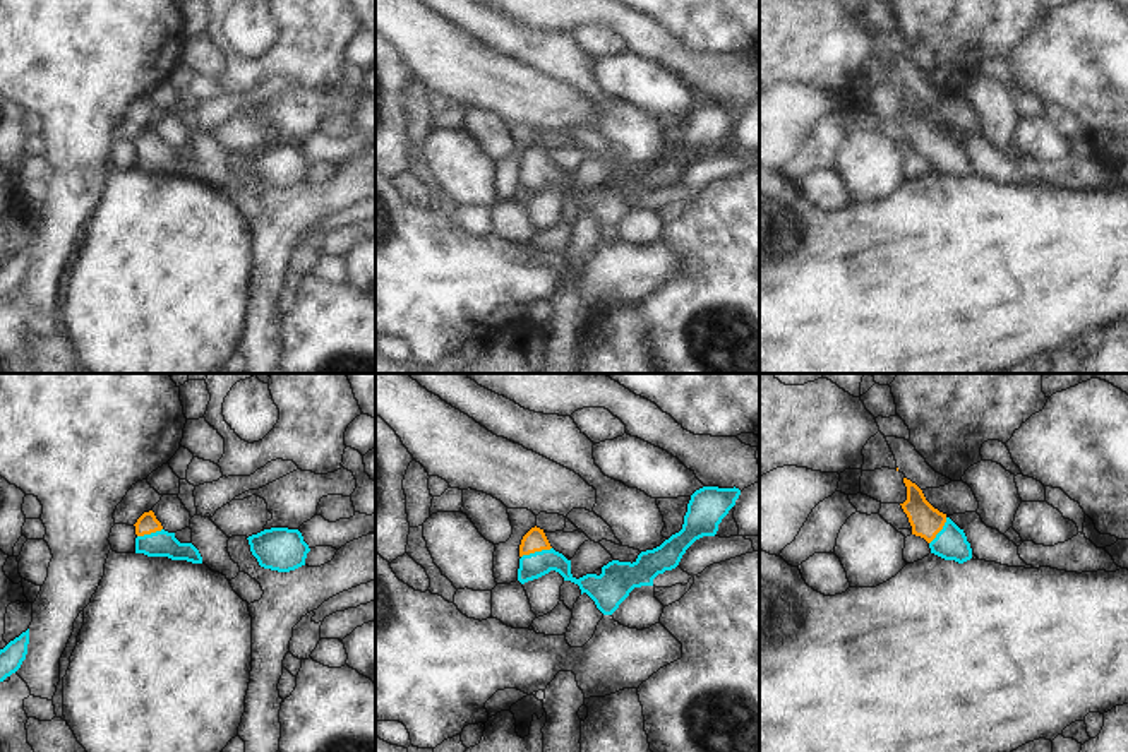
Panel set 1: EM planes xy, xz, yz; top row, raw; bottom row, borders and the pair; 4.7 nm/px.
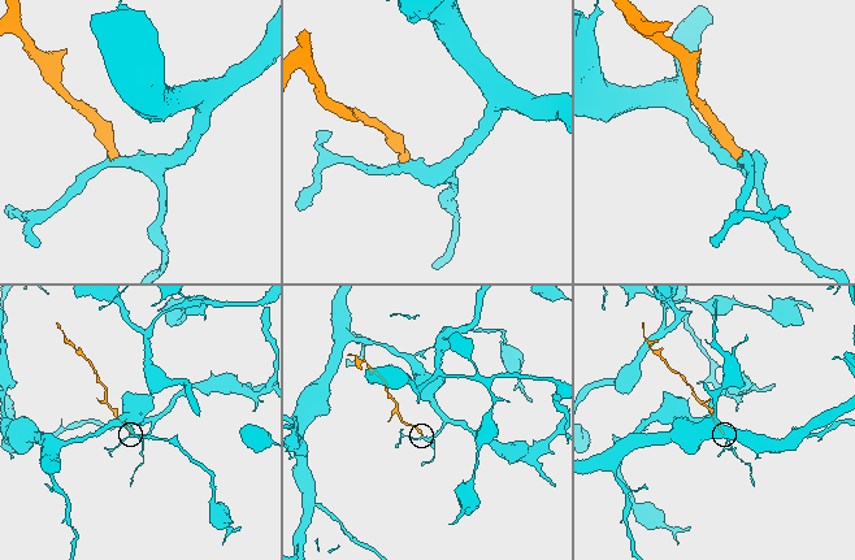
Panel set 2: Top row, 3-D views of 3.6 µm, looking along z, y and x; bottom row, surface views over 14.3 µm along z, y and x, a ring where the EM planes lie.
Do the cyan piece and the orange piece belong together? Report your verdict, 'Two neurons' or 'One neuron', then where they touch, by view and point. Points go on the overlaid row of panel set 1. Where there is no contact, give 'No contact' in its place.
One neuron. Touches cyan at xz (535, 552).

